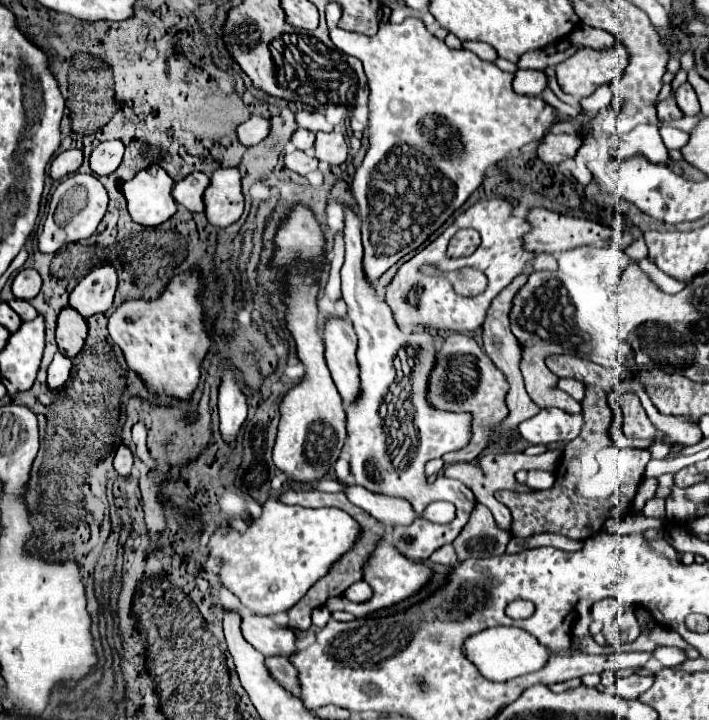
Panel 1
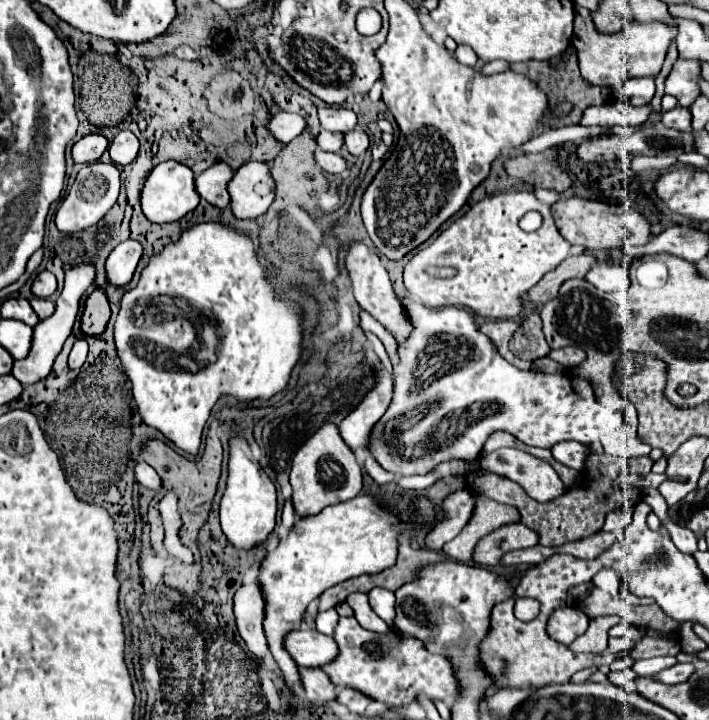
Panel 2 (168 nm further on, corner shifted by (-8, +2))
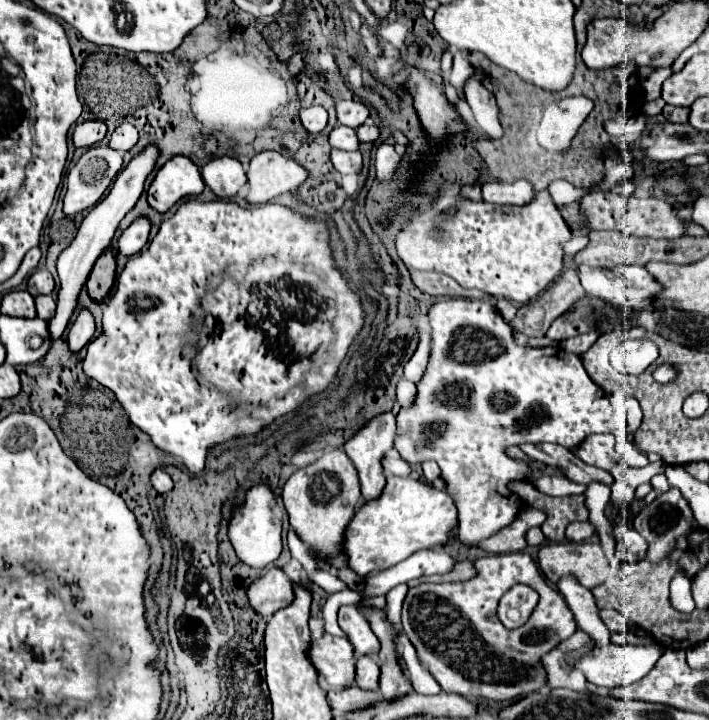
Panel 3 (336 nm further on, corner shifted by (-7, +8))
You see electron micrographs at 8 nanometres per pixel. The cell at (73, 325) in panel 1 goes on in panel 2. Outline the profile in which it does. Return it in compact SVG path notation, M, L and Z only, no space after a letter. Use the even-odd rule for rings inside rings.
M94 288L86 300L82 314L82 332L84 334L102 334L110 318L110 302L104 288Z

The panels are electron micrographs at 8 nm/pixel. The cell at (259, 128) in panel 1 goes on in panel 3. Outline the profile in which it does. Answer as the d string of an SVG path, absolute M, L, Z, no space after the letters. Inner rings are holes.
M309 106L309 108L301 108L299 112L299 120L303 124L303 128L309 134L317 134L325 128L327 124L327 112L323 106Z

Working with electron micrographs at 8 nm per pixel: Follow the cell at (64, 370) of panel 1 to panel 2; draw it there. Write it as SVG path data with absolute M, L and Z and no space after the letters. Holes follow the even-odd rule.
M78 338L76 344L74 344L74 348L72 348L72 352L70 352L68 366L70 366L72 370L80 368L80 366L86 362L86 356L88 356L88 342L86 342L86 338Z

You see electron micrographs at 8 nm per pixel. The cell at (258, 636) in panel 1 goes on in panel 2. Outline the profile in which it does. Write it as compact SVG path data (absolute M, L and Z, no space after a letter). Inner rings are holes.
M296 630L288 634L284 646L298 662L298 666L304 668L322 668L330 664L338 654L338 644L332 636L310 630Z

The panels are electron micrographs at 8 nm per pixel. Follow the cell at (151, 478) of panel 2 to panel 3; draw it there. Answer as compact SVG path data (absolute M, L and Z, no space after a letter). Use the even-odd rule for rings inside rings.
M157 468L157 470L151 474L151 484L153 484L153 488L155 488L157 492L161 492L161 494L167 494L167 492L173 488L171 476L169 476L167 472L163 472L161 468Z

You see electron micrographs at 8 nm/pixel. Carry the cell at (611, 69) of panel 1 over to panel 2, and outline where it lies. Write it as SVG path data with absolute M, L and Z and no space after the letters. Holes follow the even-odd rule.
M574 6L574 38L572 44L578 52L580 72L586 82L596 86L610 86L614 92L622 88L622 84L628 78L640 78L640 76L652 76L656 78L662 70L664 58L668 54L668 48L672 40L678 36L678 24L666 24L666 22L648 22L648 24L626 24L616 34L602 34L596 30L592 22L592 12Z

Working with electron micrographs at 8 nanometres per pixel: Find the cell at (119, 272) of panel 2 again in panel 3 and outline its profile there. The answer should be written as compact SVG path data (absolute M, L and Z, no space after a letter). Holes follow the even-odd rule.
M137 218L117 240L117 254L131 258L133 254L139 254L141 248L147 244L149 238L149 220L147 218Z

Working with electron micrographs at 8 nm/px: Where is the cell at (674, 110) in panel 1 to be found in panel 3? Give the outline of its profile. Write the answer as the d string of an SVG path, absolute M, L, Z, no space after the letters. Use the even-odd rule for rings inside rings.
M665 106L663 108L663 116L671 122L687 122L689 116L689 108L675 108L675 106Z

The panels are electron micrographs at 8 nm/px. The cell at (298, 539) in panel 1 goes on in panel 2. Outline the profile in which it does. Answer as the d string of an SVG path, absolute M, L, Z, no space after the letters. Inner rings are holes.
M398 492L396 506L388 506L372 494L360 494L350 502L328 506L314 518L298 518L288 540L266 554L260 574L260 586L266 594L264 630L272 658L290 692L300 684L300 672L284 648L284 638L292 630L300 630L306 606L334 584L392 568L398 556L398 536L436 522L436 504L426 496L410 496L406 502L400 502L400 498L402 492ZM398 504L404 506L404 510L400 510Z

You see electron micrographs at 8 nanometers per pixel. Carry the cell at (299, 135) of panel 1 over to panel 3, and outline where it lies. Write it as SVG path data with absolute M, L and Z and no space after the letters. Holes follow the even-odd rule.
M337 124L329 134L329 144L339 150L357 150L359 140L357 140L357 134L353 128Z

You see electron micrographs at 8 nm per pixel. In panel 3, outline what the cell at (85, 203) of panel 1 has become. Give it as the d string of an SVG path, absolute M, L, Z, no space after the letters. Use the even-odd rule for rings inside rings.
M91 146L81 158L79 162L69 170L67 176L67 194L63 200L63 212L65 216L75 216L83 210L91 210L99 204L99 200L103 198L105 190L111 186L111 182L117 178L119 170L121 170L121 162L123 162L123 154L117 150L111 150L109 146Z

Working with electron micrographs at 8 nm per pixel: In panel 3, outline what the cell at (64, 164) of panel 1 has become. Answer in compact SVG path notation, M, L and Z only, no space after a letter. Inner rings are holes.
M101 120L81 122L73 130L73 144L75 148L91 148L105 138L105 132L107 132L107 126Z

